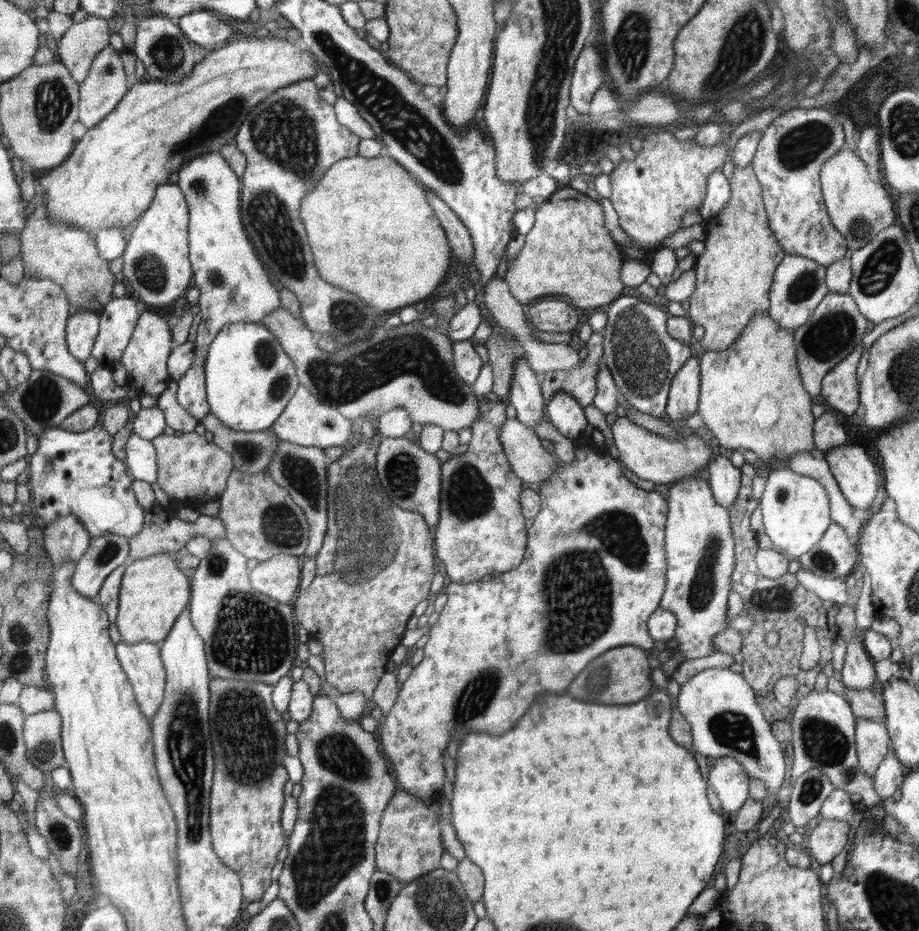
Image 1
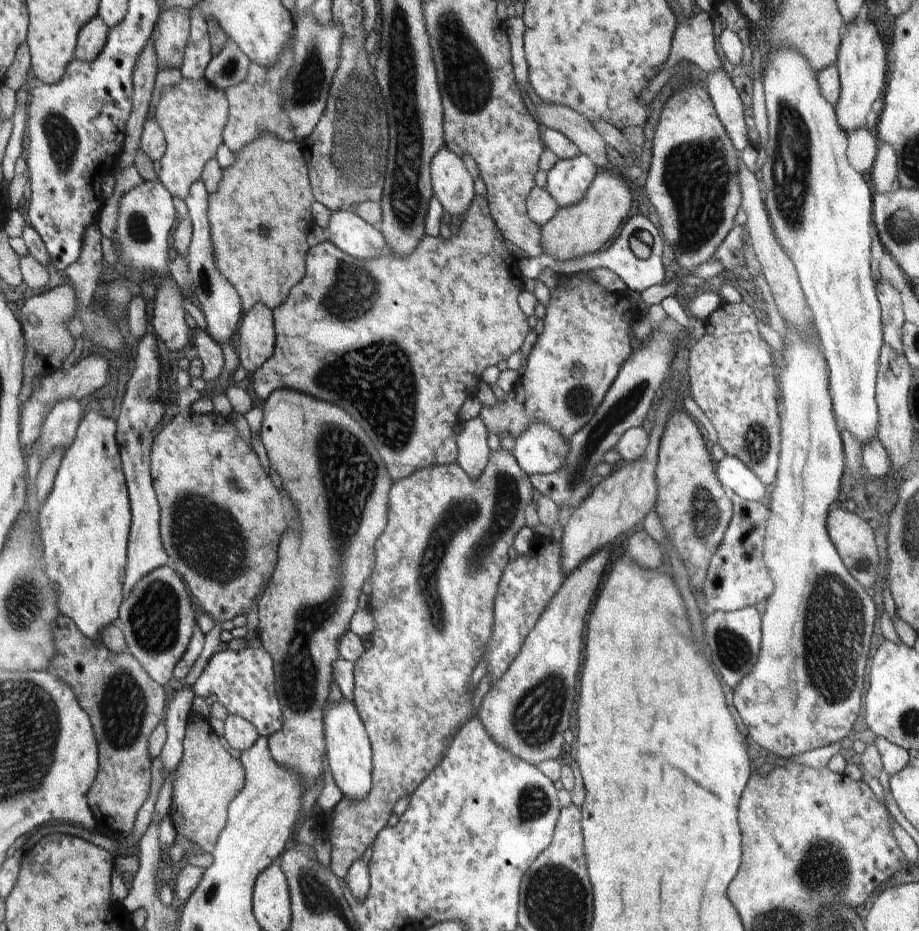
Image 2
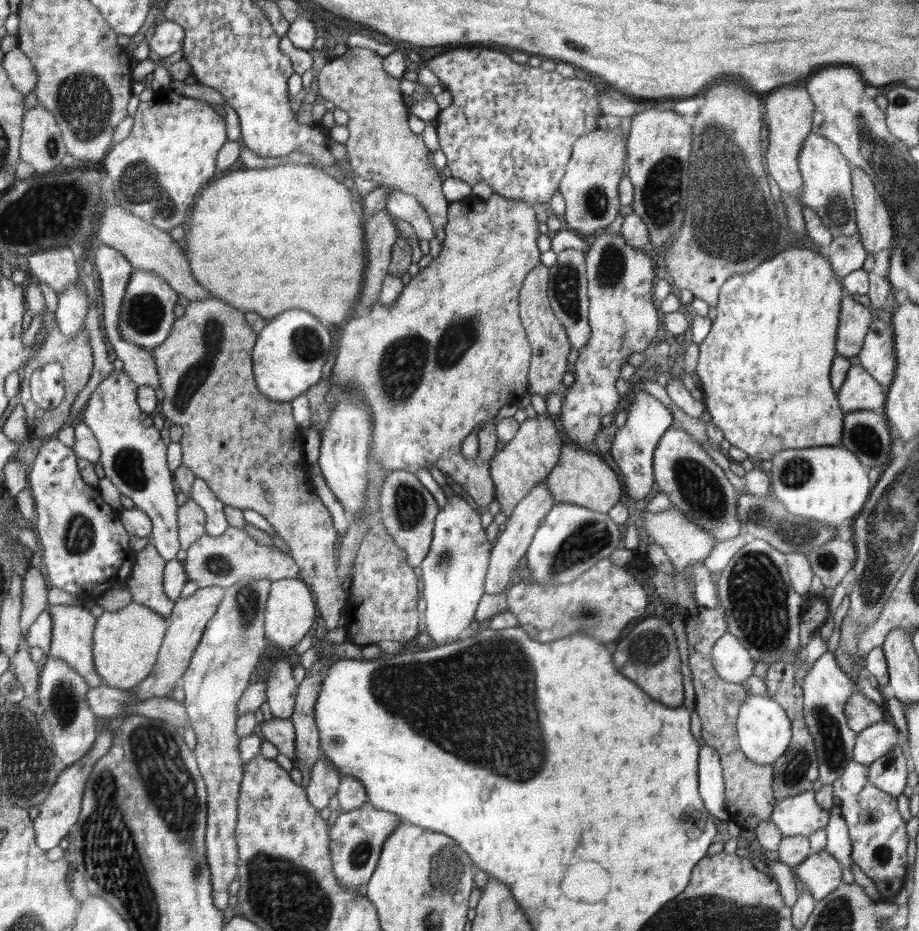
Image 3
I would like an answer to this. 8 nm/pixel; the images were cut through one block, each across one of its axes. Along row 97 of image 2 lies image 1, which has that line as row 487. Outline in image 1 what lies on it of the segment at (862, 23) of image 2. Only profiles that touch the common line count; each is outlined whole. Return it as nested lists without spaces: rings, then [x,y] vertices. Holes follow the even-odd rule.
[[[840,446],[826,450],[825,459],[846,500],[854,508],[869,511],[880,478],[866,450],[860,446]]]

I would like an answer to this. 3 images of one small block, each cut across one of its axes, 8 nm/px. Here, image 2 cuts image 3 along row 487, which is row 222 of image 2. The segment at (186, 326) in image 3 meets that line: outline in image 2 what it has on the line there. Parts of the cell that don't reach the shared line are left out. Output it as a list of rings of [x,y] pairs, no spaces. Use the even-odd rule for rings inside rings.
[[[264,132],[262,136],[258,136],[258,140],[252,140],[250,144],[246,144],[246,148],[242,148],[242,152],[236,152],[234,156],[236,158],[234,163],[222,170],[222,180],[220,180],[220,184],[218,184],[218,192],[208,195],[208,220],[210,222],[215,264],[218,270],[222,272],[222,276],[224,276],[226,280],[234,286],[234,290],[238,292],[244,313],[248,312],[248,310],[250,310],[254,304],[258,304],[258,302],[266,304],[270,310],[274,311],[274,308],[277,308],[286,300],[290,289],[296,286],[305,275],[305,256],[309,249],[307,242],[309,225],[299,214],[302,214],[302,204],[313,204],[316,202],[308,178],[308,166],[306,166],[301,146],[297,141],[284,142],[284,140],[280,140],[278,136],[274,136],[272,132]]]

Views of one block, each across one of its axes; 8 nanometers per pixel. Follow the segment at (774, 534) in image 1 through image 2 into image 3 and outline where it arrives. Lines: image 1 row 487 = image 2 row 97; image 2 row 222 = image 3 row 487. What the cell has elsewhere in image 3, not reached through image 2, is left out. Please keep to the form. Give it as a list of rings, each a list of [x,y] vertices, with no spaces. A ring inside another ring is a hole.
[[[843,446],[781,450],[771,462],[770,499],[782,503],[796,518],[804,517],[837,528],[848,518],[854,520],[873,489],[868,469]]]

